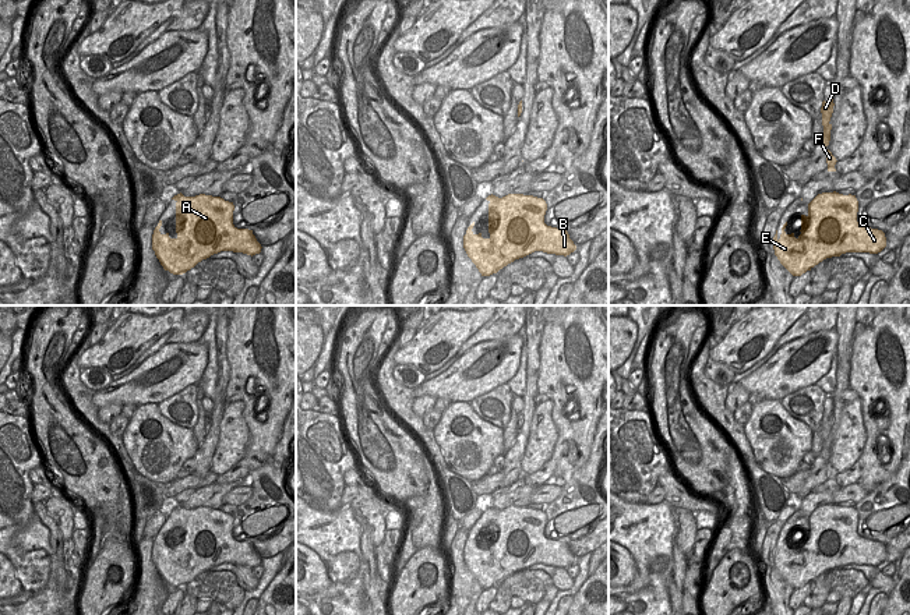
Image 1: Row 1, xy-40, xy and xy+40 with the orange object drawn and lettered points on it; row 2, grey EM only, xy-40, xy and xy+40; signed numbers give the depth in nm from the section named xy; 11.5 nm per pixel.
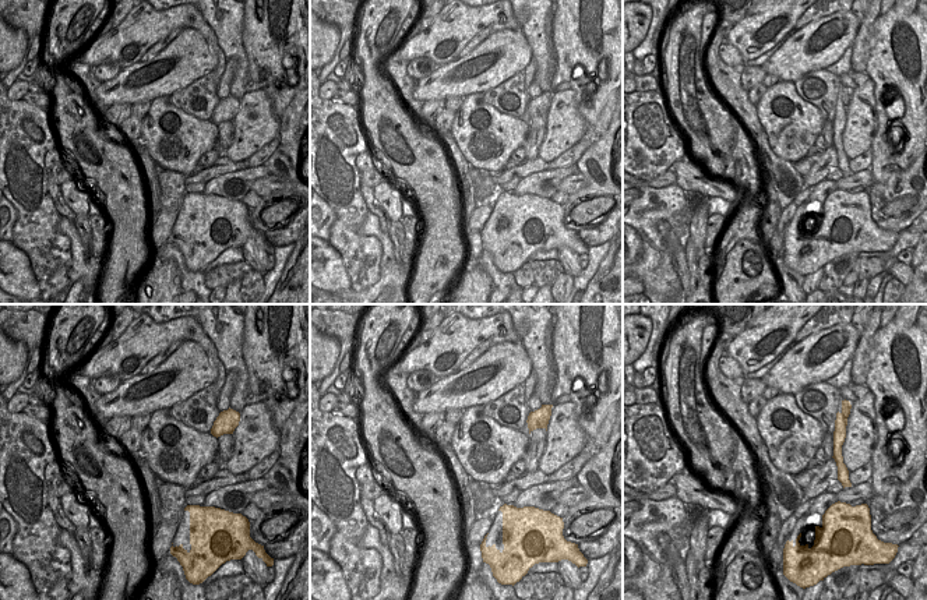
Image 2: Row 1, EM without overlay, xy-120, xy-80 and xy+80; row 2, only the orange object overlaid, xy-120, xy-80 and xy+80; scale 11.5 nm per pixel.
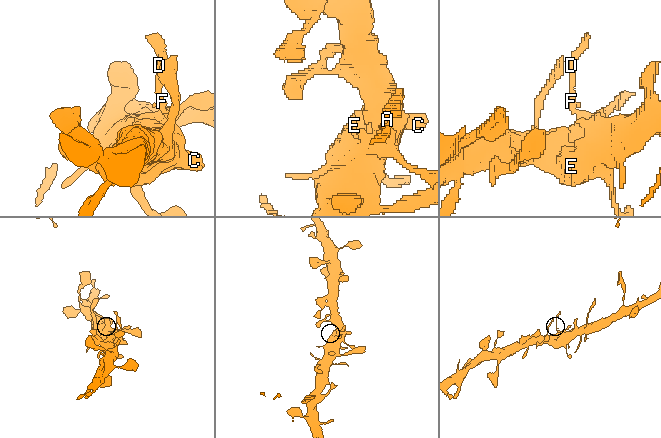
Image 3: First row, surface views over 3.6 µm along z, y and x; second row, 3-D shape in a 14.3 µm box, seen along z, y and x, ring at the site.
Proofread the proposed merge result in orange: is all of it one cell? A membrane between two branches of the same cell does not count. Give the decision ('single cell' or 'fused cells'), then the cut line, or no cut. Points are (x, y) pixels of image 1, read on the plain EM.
single cell | no cut

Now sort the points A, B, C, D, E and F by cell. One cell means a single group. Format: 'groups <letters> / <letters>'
groups A B C D E F

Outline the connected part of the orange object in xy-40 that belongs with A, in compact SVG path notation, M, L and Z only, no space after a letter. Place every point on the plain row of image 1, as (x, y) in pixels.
M200 506L174 508L176 551L159 544L162 533L152 547L152 562L165 583L183 587L202 572L221 563L255 568L261 565L253 542L237 541L233 537L233 515L221 509Z

